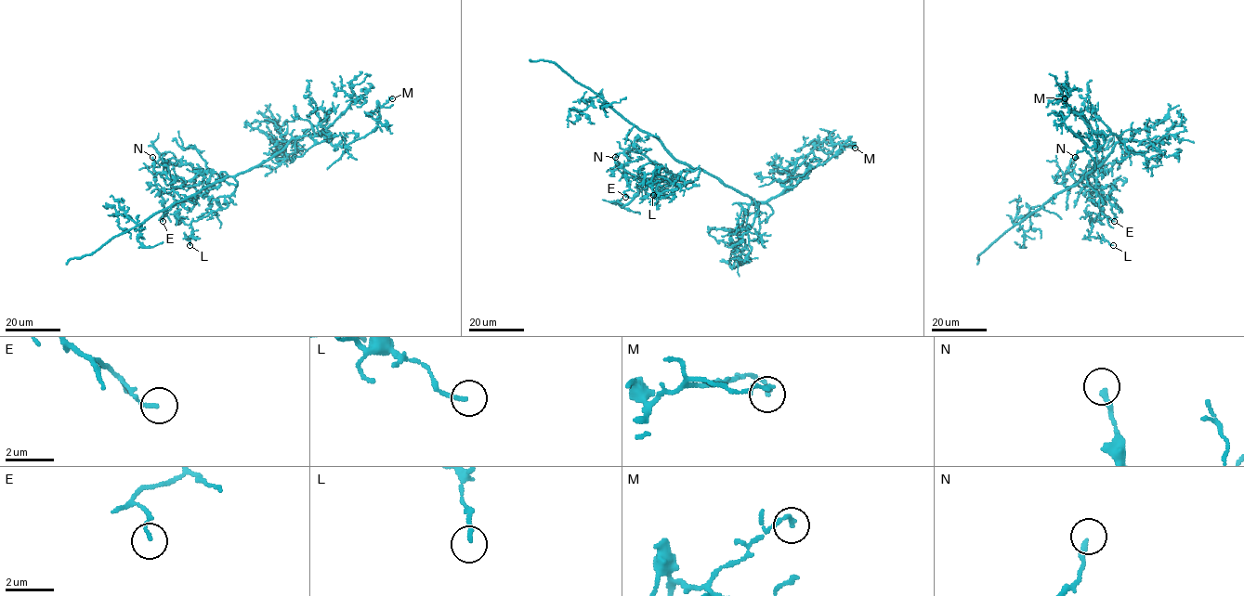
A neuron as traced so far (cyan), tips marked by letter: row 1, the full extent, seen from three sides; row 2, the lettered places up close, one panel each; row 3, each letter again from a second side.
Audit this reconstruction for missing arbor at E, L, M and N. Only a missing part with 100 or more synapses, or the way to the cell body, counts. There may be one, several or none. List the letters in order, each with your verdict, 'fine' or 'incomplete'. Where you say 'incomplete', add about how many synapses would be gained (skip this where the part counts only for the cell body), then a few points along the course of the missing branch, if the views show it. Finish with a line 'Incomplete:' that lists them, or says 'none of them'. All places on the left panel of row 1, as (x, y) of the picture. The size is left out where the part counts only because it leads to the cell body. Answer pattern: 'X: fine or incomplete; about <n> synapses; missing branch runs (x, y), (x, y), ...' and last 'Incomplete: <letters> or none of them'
E: fine
L: fine
M: fine
N: fine
Incomplete: none of them

